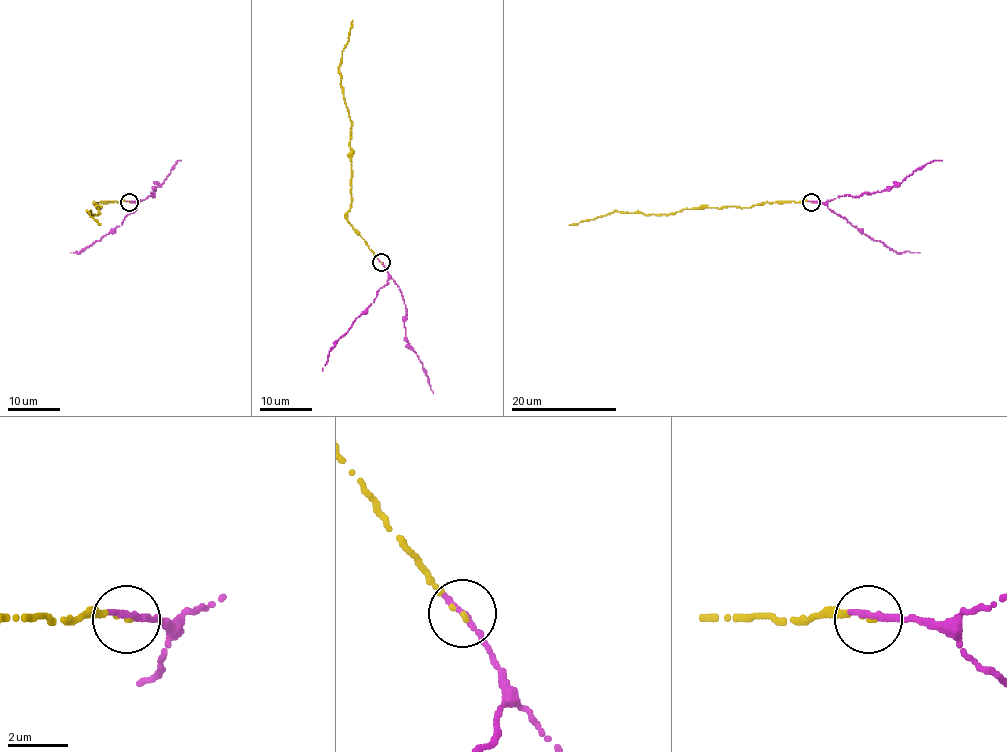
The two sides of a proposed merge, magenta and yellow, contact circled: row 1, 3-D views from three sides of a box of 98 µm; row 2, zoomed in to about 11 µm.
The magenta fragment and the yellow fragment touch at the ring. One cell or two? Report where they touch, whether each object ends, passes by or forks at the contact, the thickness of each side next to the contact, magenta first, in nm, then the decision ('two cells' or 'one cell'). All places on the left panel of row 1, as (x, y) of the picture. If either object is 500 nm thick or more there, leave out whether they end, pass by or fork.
place (129, 202); magenta ends; yellow ends; calibres 280 and 110 nm; one cell

